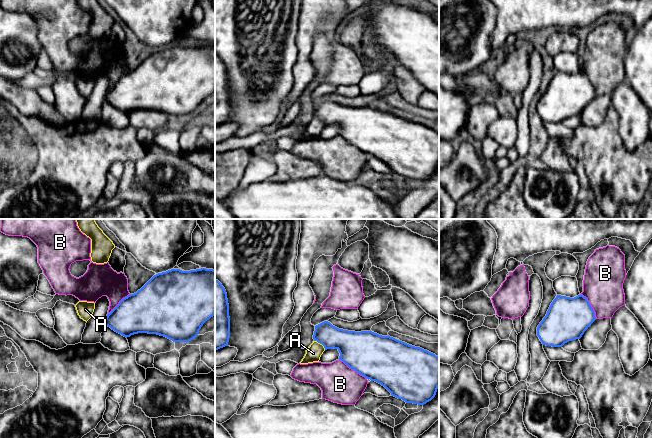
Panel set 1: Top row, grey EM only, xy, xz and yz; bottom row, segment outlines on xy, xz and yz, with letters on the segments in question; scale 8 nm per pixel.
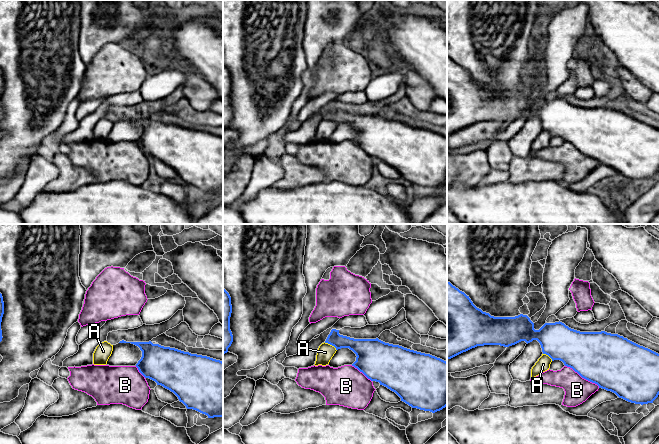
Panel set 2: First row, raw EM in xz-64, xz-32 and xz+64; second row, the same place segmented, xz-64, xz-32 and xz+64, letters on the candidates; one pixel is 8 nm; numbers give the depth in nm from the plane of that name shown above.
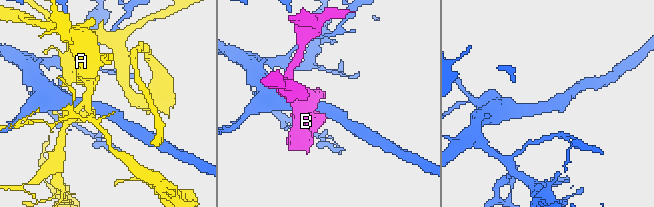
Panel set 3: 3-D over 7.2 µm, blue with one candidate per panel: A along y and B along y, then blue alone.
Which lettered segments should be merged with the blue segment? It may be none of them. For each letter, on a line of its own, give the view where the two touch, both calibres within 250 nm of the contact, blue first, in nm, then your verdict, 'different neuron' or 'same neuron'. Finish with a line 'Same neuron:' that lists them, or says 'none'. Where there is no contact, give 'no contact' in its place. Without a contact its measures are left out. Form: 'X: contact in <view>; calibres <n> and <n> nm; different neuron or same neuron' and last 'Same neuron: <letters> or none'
A: contact in xz; calibres 220 and 130 nm; different neuron
B: contact in xz; calibres 380 and 300 nm; different neuron
Same neuron: none

